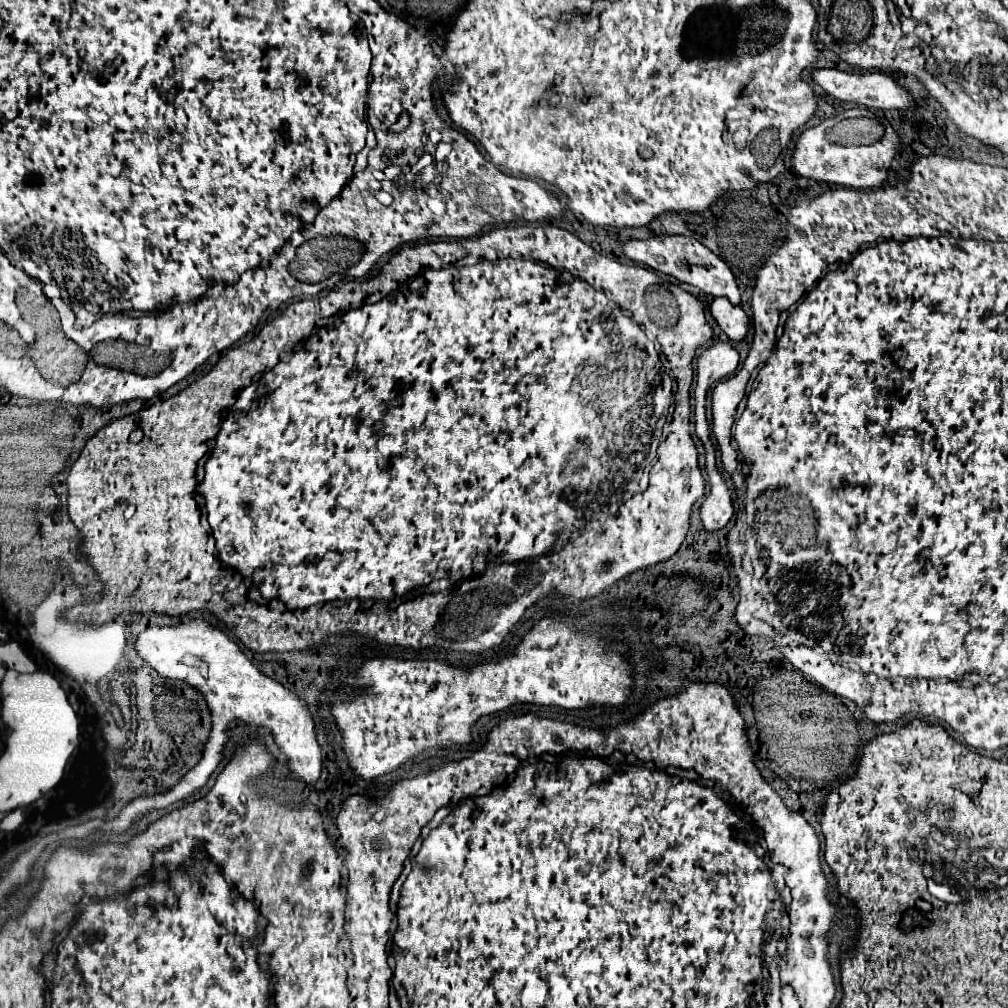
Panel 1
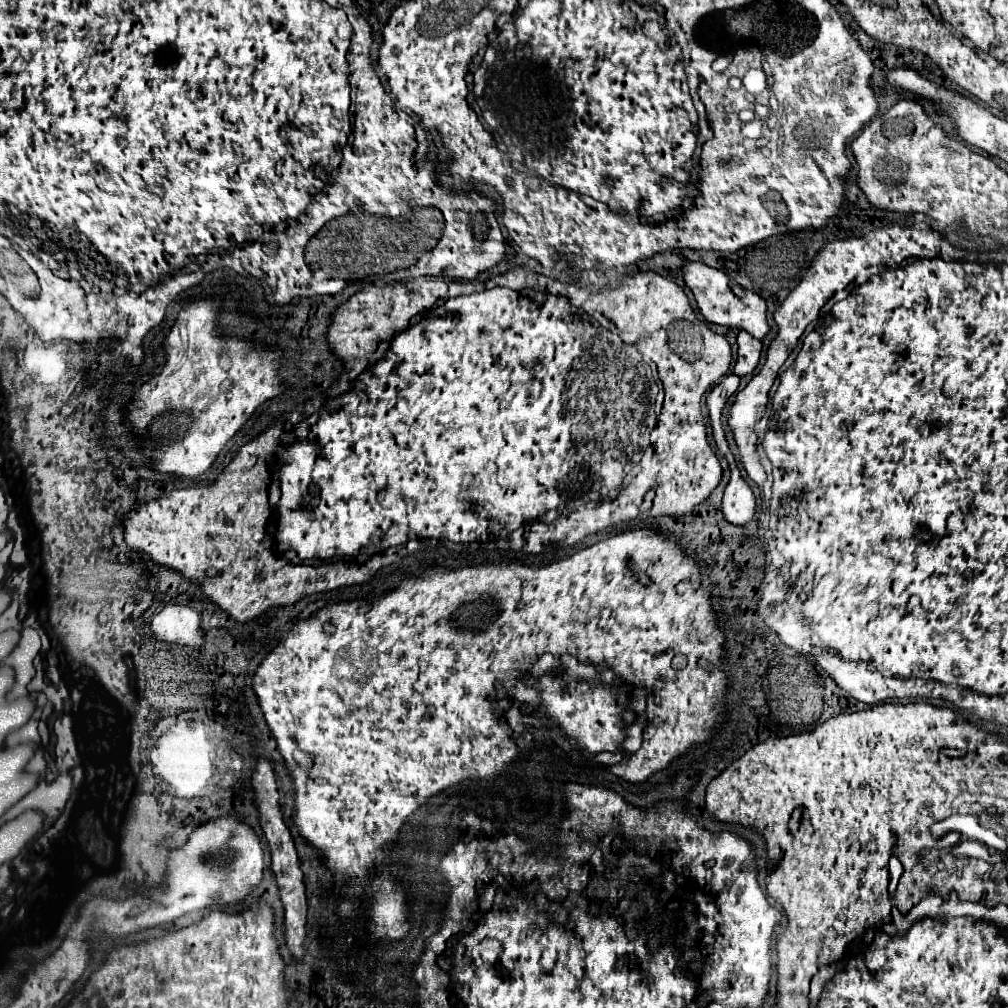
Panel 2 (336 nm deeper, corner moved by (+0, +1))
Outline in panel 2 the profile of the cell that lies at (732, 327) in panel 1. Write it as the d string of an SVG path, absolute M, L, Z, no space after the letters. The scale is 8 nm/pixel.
M744 329L738 333L738 359L734 365L734 373L736 375L748 375L756 369L758 361L760 361L760 353L762 353L762 343L760 339L752 337L750 333L746 333Z

